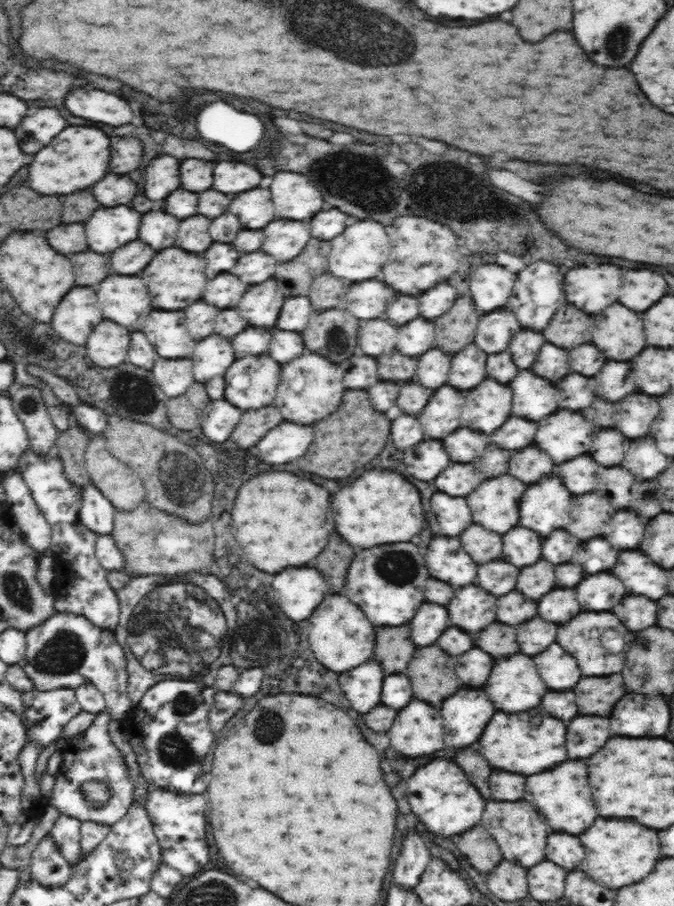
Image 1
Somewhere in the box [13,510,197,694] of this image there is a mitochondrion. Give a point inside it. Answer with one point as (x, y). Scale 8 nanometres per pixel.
(63, 653)

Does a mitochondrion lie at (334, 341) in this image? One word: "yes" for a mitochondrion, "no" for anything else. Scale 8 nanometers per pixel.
yes

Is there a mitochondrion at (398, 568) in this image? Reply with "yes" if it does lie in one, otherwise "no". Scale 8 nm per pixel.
yes

